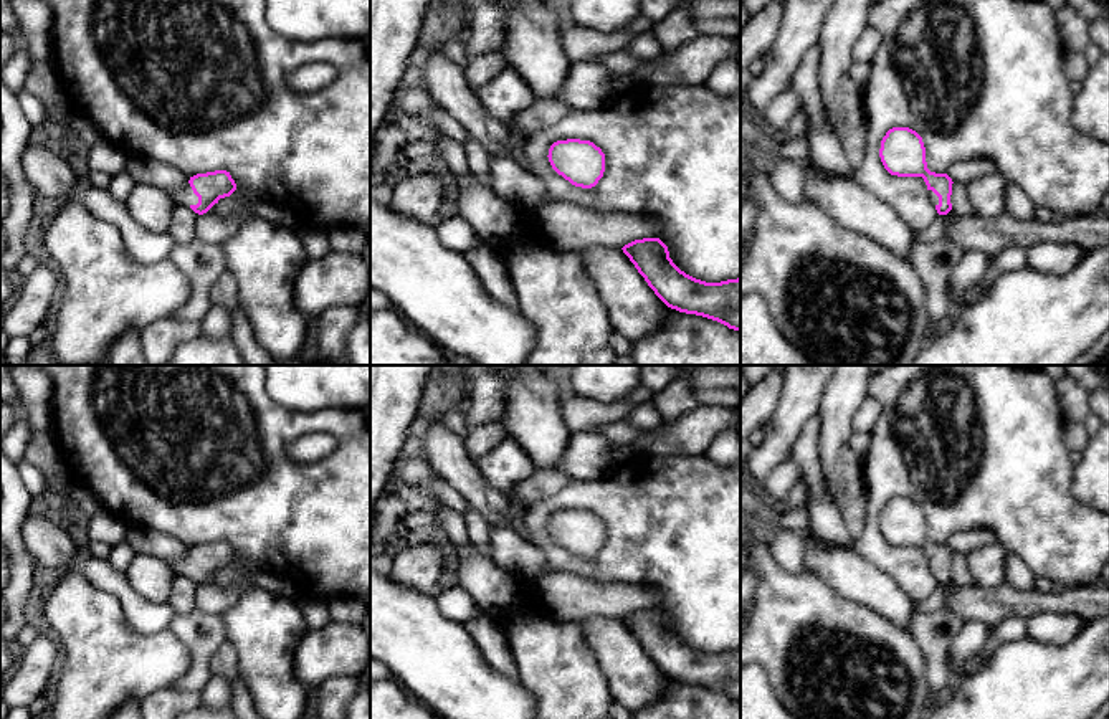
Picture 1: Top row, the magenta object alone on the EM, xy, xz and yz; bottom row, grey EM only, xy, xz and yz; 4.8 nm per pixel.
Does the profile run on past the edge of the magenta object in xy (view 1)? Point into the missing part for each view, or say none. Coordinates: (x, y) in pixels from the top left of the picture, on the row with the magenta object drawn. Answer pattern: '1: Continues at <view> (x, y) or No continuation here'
1: Continues at xy (184, 195)

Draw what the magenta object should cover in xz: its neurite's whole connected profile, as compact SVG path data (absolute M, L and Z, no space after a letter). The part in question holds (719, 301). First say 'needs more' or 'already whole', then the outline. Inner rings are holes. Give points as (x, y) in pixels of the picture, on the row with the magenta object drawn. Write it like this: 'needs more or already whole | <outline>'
already whole | M659 238L635 240L621 250L668 307L740 331L740 278L721 283L696 279L673 263Z

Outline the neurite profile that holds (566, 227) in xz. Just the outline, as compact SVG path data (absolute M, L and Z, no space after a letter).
M545 203L535 212L544 240L557 251L587 246L623 248L625 245L658 238L659 225L640 215L597 215L572 203Z

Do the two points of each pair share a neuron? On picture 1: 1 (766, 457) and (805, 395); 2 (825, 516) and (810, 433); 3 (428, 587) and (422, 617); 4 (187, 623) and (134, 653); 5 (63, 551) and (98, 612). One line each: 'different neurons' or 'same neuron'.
1: same neuron
2: same neuron
3: different neurons
4: different neurons
5: different neurons

